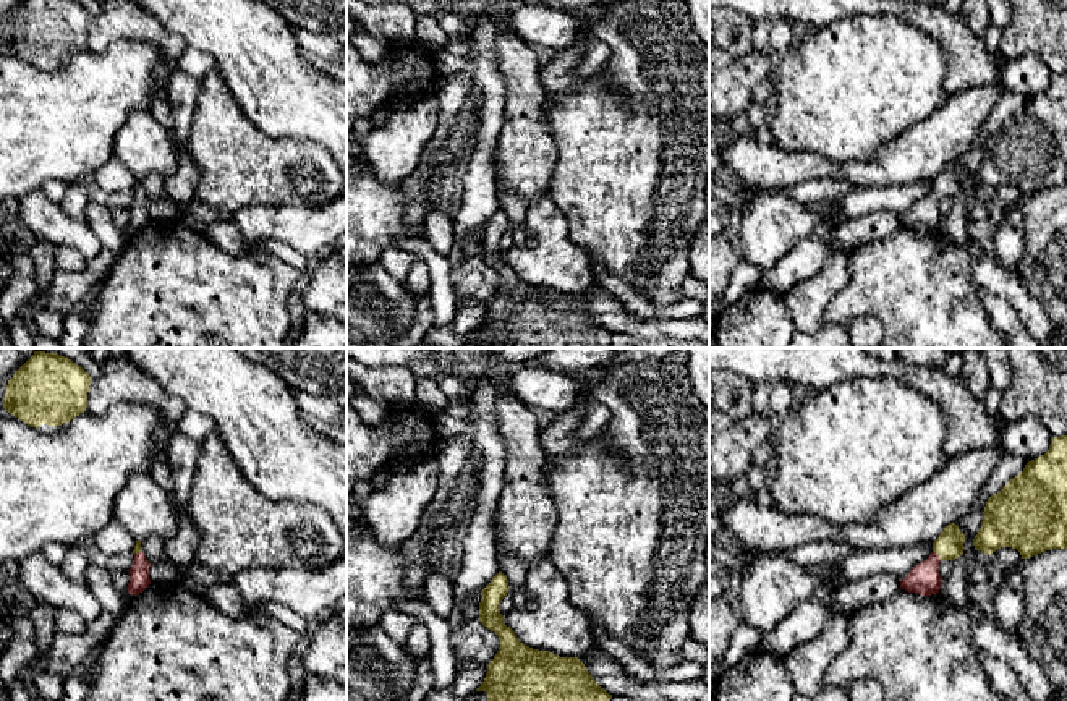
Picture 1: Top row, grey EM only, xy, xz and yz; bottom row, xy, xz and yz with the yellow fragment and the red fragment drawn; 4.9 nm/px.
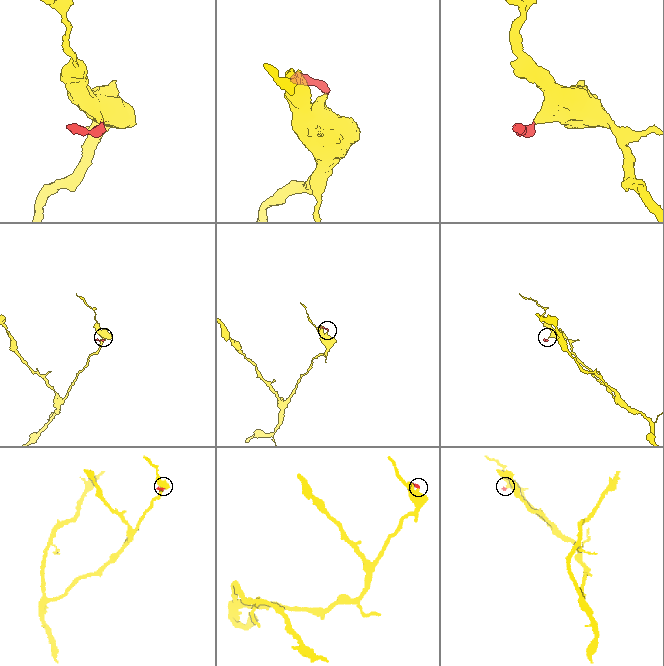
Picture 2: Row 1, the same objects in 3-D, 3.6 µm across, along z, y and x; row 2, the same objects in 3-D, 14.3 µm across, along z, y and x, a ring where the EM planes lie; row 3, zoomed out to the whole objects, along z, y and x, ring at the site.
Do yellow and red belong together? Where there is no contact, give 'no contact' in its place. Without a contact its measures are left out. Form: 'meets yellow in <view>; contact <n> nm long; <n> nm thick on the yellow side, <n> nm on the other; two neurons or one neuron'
meets yellow in yz; contact 70 nm long; 140 nm thick on the yellow side, 150 nm on the other; one neuron

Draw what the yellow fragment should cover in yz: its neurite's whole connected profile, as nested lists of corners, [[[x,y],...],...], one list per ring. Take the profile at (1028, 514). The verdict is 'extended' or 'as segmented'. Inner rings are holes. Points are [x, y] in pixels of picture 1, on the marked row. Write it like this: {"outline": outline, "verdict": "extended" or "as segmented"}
{"outline": [[[1067,435],[1054,437],[1044,455],[1028,461],[1018,476],[988,499],[973,546],[989,555],[1001,547],[1012,547],[1022,559],[1067,549]]], "verdict": "as segmented"}

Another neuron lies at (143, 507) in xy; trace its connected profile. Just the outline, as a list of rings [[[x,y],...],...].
[[[147,474],[131,476],[115,499],[113,518],[142,541],[157,536],[164,542],[178,529],[178,513],[170,495]]]

